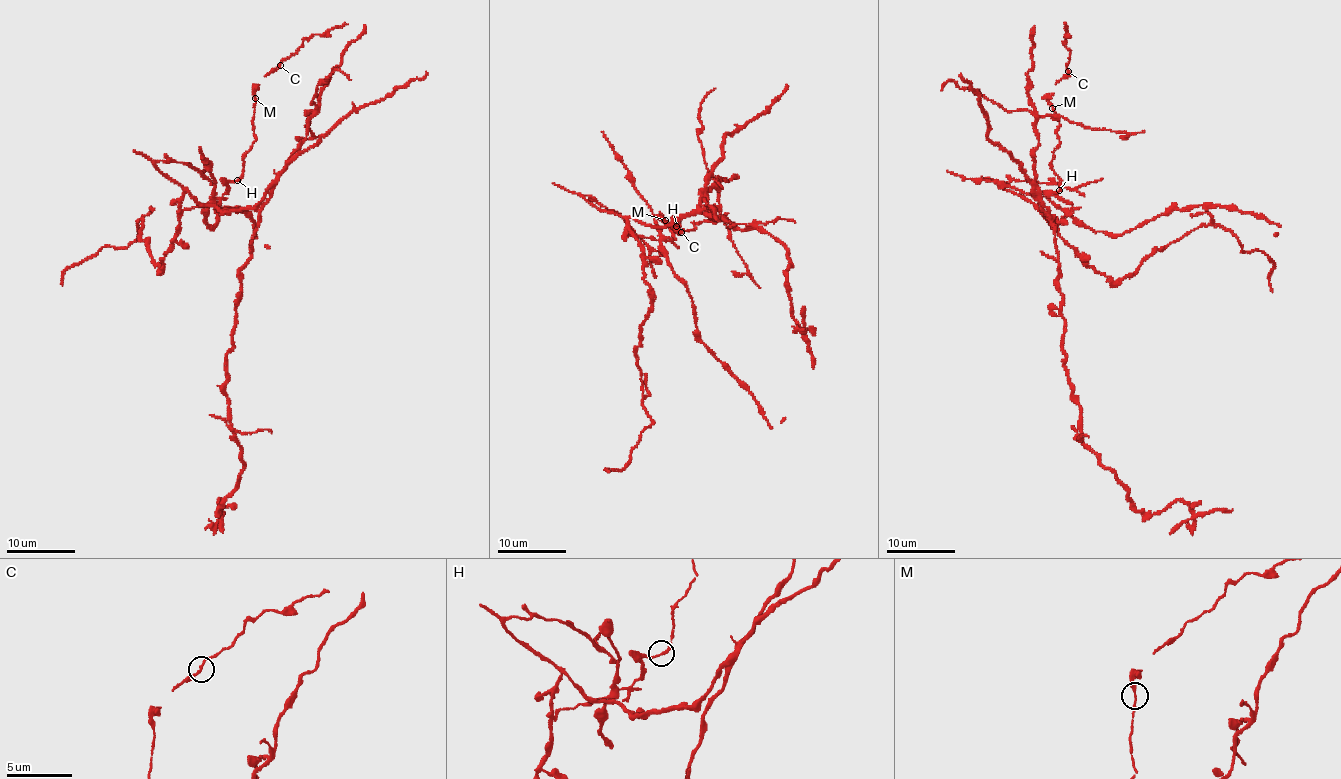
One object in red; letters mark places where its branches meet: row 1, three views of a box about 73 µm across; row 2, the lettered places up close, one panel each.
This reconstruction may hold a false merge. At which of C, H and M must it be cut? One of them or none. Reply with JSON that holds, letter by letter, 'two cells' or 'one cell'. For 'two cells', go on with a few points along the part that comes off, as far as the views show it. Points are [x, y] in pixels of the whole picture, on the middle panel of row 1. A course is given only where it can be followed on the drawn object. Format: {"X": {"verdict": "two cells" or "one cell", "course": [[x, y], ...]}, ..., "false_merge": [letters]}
{"C": {"verdict": "one cell"}, "H": {"verdict": "two cells", "course": [[677, 226], [668, 227], [671, 241], [634, 235], [629, 218], [666, 226], [704, 210], [777, 239], [813, 369]]}, "M": {"verdict": "one cell"}, "false_merge": ["H"]}

